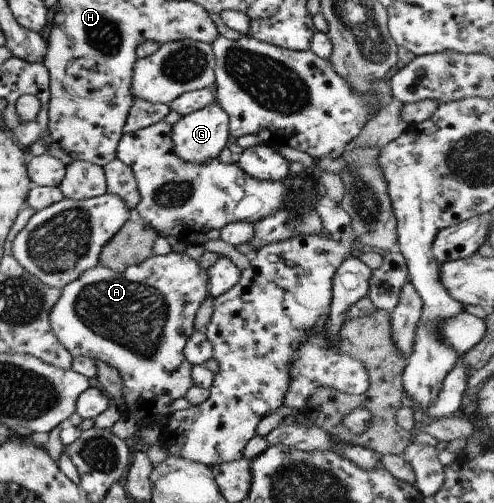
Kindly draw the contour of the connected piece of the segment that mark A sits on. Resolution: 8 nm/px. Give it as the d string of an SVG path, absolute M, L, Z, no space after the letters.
M184 252L152 255L140 264L129 266L124 272L96 266L61 290L49 316L50 324L60 344L73 357L90 357L115 368L123 382L124 415L134 418L140 428L153 427L163 416L172 416L171 402L184 397L193 385L193 365L185 357L184 349L196 331L194 318L200 304L206 300L207 284L207 271Z

